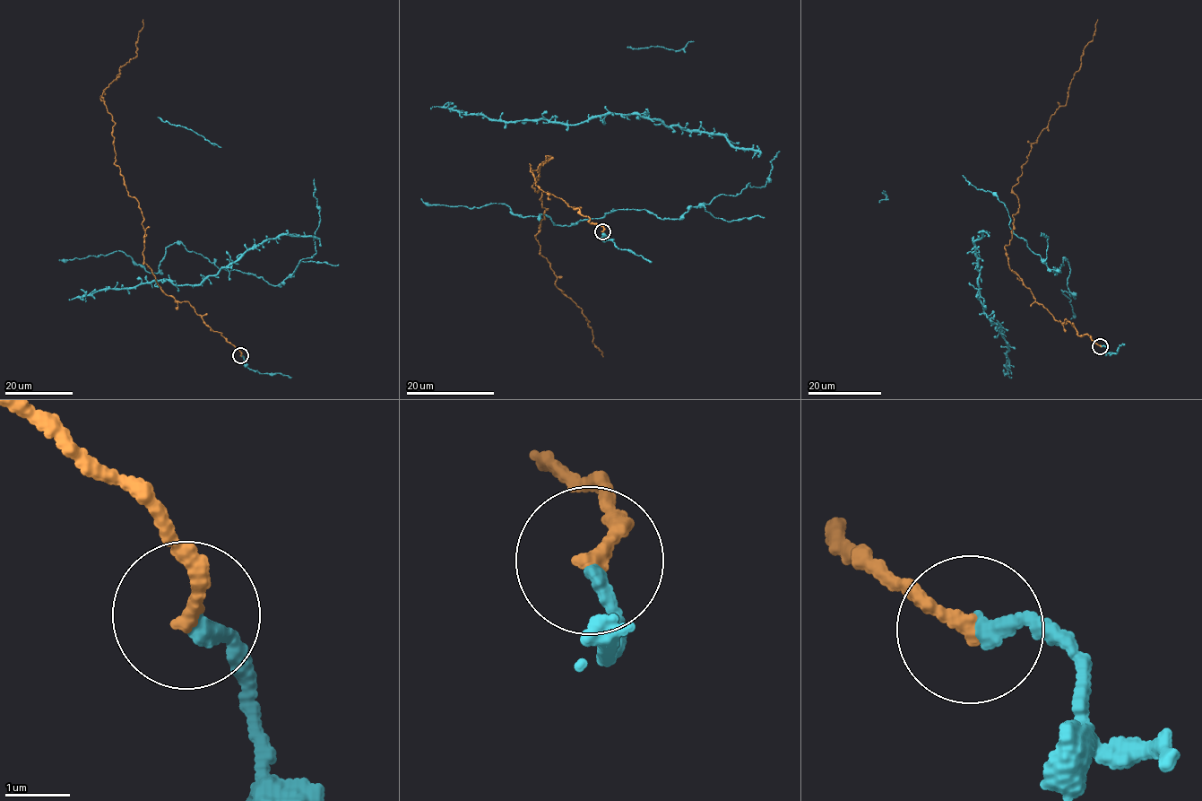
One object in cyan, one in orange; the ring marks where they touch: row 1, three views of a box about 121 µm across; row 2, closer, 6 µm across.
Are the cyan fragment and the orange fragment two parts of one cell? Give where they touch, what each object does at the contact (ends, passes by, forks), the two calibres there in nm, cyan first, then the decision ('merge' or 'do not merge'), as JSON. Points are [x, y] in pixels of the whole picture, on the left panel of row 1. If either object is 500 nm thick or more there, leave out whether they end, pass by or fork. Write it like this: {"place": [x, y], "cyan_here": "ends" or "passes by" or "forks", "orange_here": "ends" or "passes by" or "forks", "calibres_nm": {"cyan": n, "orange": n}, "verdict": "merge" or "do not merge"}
{"place": [240, 355], "cyan_here": "ends", "orange_here": "ends", "calibres_nm": {"cyan": 240, "orange": 220}, "verdict": "merge"}

